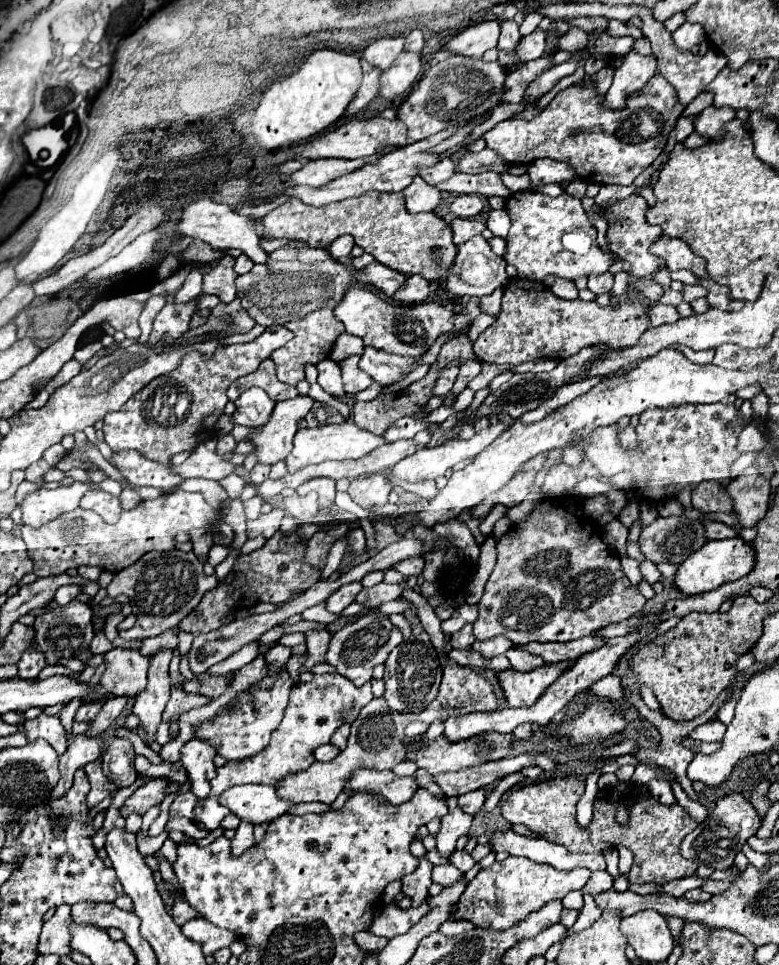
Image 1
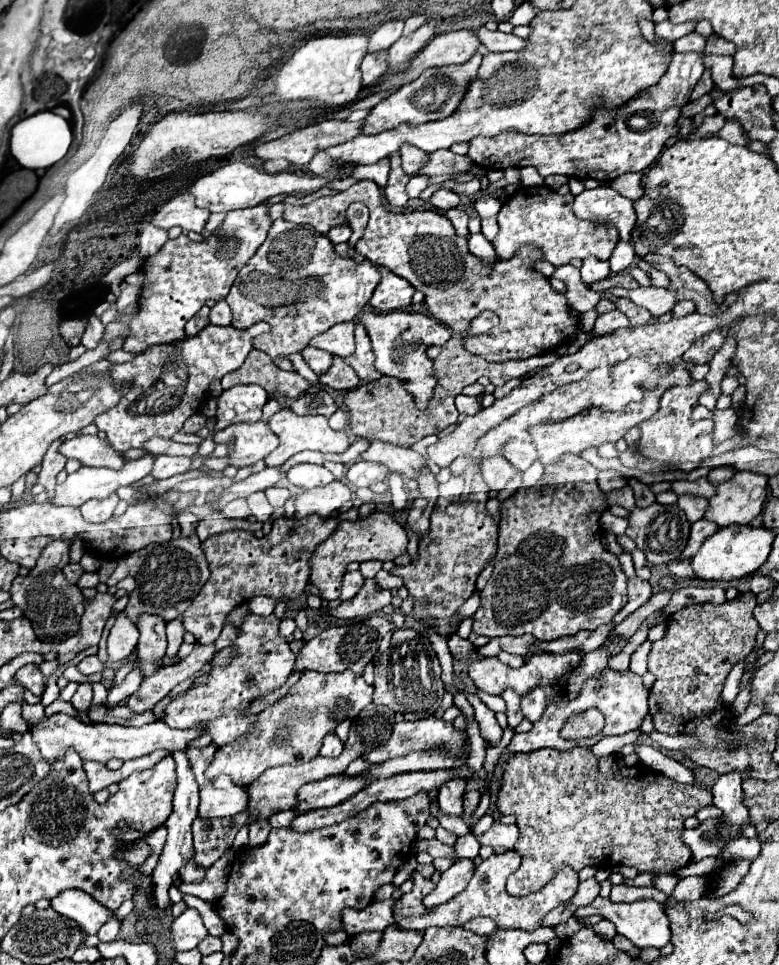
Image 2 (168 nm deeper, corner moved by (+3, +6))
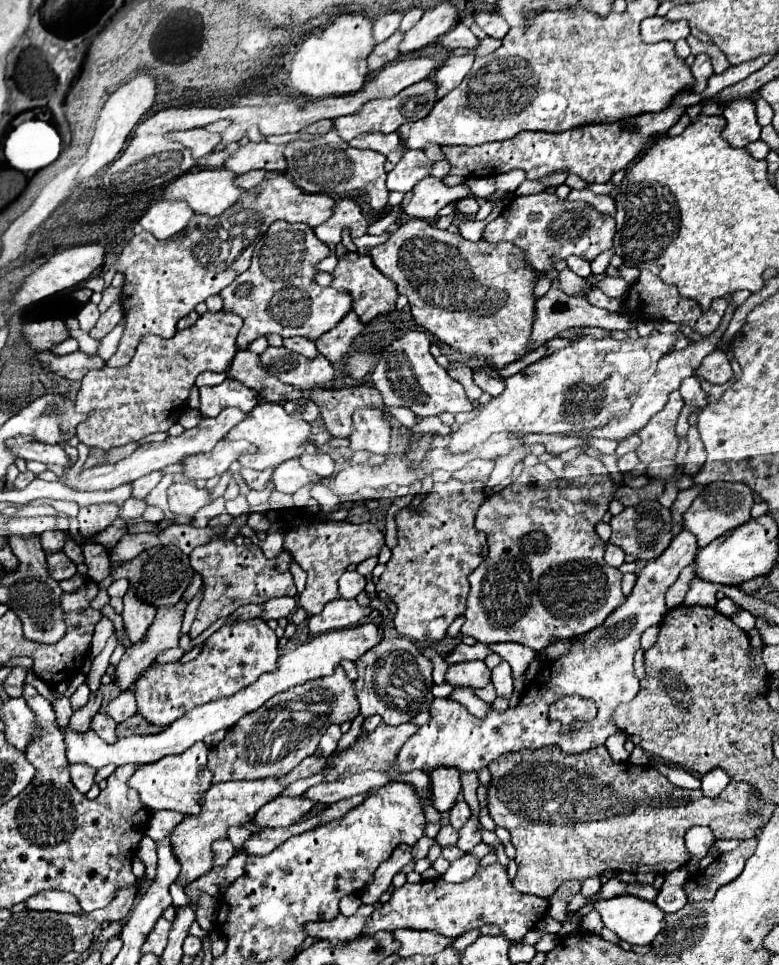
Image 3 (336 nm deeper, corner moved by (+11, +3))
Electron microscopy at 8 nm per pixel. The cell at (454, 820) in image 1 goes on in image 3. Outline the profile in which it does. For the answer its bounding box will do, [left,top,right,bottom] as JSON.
[430,768,460,812]

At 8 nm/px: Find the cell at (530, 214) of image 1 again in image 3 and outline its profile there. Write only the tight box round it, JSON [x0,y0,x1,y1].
[482,192,614,272]

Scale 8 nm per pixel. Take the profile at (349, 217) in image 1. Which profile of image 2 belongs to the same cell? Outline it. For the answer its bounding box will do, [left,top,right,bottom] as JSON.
[284,181,580,363]

